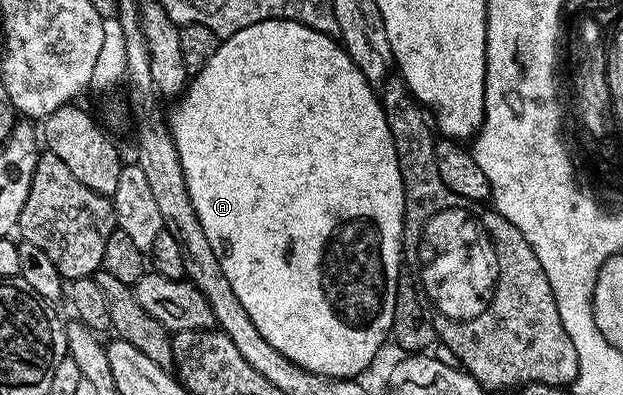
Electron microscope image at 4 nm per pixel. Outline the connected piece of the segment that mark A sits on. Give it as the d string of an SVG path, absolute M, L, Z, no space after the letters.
M271 19L250 25L246 29L238 29L238 33L227 36L221 42L220 48L206 61L206 65L201 71L195 72L188 80L188 86L184 88L182 94L175 100L176 108L167 116L166 124L168 132L172 135L172 141L178 151L182 173L186 189L190 195L190 201L194 207L194 213L198 215L198 221L202 225L203 232L206 233L206 241L210 241L210 249L214 249L214 257L218 257L218 265L222 265L222 273L226 273L226 281L230 281L230 286L234 288L234 297L242 301L242 309L246 309L250 321L254 321L254 329L282 353L294 365L306 369L310 373L325 375L328 379L356 379L371 365L376 359L376 354L392 333L392 322L394 321L394 301L396 300L396 283L402 274L402 244L404 241L404 182L402 173L398 165L398 153L394 149L394 137L390 137L390 125L386 125L386 113L384 106L380 103L380 96L377 88L362 77L362 69L350 61L350 57L344 52L343 46L333 36L326 33L318 33L301 23L286 21L285 19Z

